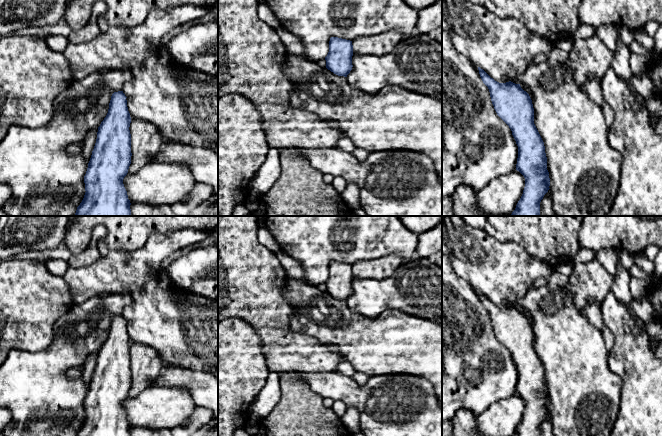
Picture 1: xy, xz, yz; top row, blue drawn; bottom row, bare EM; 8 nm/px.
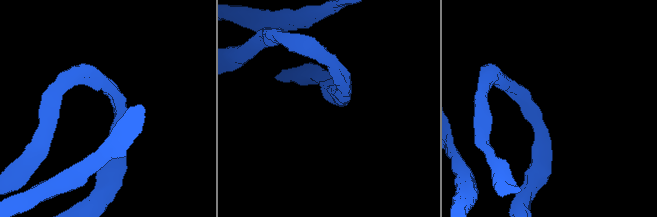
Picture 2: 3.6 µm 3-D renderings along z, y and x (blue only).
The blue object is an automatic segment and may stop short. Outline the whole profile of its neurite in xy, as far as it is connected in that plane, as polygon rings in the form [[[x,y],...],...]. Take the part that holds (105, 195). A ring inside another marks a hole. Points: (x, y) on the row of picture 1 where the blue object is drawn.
[[[123,91],[111,96],[106,117],[98,127],[97,139],[84,176],[85,195],[74,216],[131,216],[130,200],[123,184],[131,164],[131,117]]]

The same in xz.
[[[331,37],[329,41],[329,52],[325,57],[326,68],[338,76],[347,77],[353,67],[352,56],[352,41]]]

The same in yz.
[[[478,67],[497,115],[509,126],[518,146],[516,170],[525,178],[523,194],[510,216],[540,216],[540,202],[550,189],[544,142],[534,124],[534,108],[520,84],[499,83]]]

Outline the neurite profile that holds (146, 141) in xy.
[[[131,119],[131,164],[128,174],[134,174],[150,163],[150,160],[159,152],[164,139],[157,127],[151,122]]]

